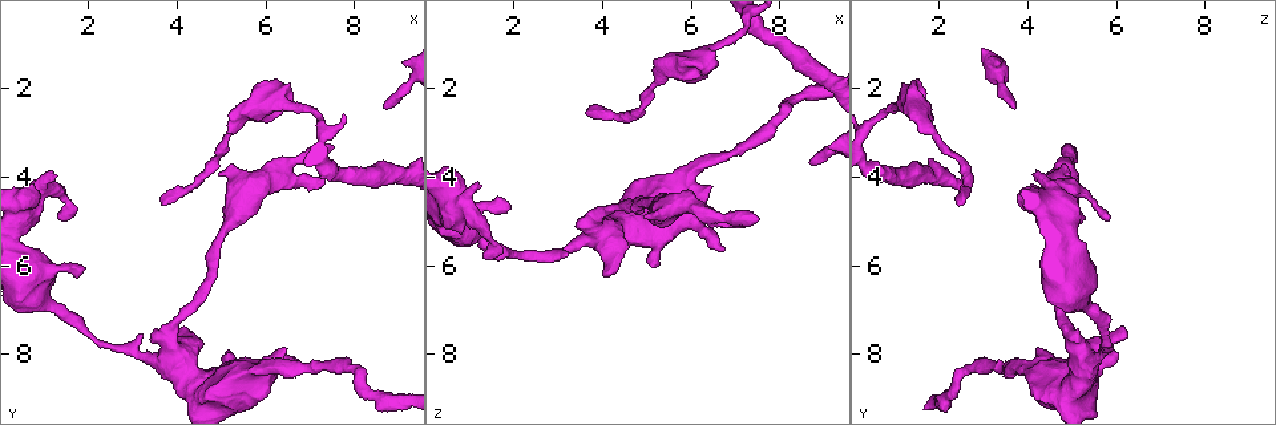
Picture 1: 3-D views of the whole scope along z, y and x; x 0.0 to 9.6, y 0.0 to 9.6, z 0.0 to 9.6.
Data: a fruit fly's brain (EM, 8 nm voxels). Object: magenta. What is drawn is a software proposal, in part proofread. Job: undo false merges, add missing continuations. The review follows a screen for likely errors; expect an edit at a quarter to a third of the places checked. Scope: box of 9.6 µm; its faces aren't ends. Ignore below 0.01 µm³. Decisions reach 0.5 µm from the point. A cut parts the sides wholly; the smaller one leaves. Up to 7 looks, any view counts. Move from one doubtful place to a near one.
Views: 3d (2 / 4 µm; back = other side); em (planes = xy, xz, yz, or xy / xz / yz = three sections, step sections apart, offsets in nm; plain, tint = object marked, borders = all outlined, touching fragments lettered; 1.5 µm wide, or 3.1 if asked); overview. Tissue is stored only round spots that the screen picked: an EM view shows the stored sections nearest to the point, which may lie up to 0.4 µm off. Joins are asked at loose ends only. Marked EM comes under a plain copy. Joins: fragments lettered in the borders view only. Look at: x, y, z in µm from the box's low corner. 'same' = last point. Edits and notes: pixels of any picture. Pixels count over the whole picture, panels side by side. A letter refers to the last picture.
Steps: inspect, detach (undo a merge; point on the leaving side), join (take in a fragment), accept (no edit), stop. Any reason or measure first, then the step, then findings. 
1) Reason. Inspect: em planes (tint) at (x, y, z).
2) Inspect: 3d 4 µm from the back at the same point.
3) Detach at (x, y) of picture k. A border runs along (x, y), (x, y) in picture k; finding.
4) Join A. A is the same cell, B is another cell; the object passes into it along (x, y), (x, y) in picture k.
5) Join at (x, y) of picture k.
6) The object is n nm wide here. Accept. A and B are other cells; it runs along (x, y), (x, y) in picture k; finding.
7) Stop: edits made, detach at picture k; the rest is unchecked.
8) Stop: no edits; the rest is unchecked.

An open end. Inspect: 3d 4 µm at (4.90, 3.90, 5.00).

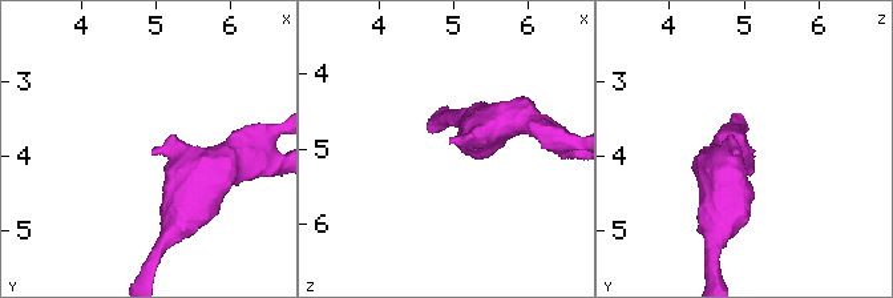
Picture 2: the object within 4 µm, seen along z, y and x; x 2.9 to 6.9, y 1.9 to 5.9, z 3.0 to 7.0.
Now the EM. Inspect: em planes (borders) at (4.90, 3.95, 4.95).

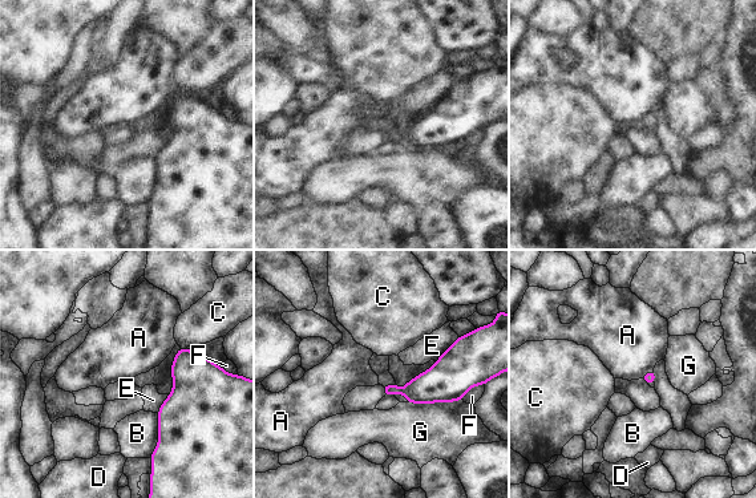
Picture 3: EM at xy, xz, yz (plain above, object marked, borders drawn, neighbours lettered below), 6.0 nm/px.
Accept. A, B, C, D, E, F and G are other cells; a border runs along (653, 369), (649, 369), (641, 377) in picture 3; none of them fits.

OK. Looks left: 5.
Branch stops here. Inspect: em planes (borders) at (7.50, 3.30, 4.95).

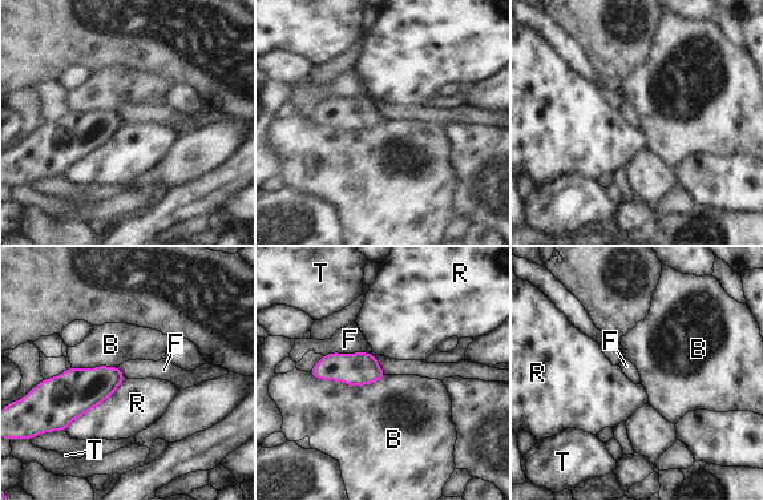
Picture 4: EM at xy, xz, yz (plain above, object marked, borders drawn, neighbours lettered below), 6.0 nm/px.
Accept. B, F, R and T are other cells; a border runs along (307, 373), (351, 386), (386, 375) in picture 4; none of them fits.

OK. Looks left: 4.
Branch stops here. Inspect: em xz step 4 (tint) at (4.00, 7.55, 6.15).

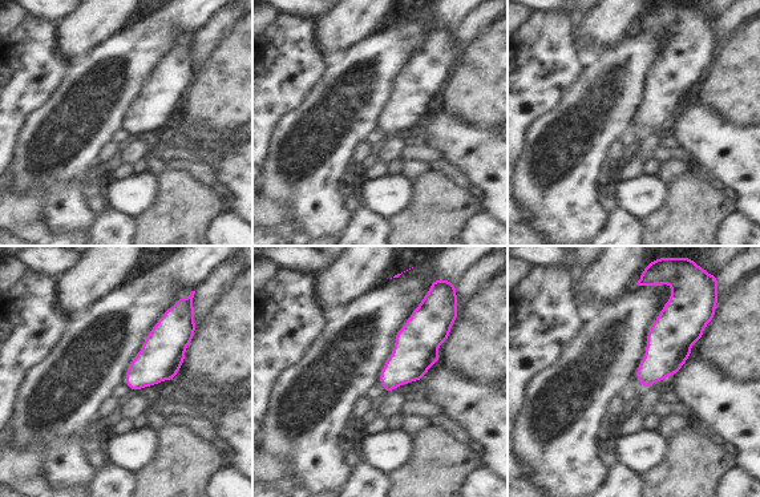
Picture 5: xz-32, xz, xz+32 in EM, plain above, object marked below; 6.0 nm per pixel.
Inspect: em planes (borders) at the same point.

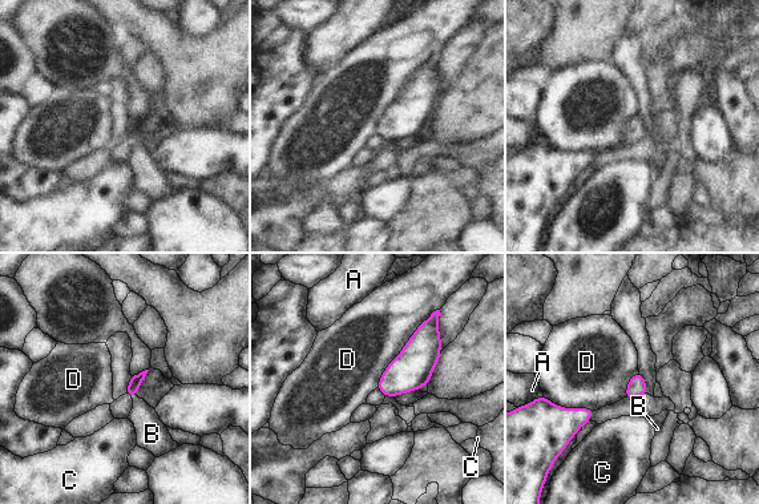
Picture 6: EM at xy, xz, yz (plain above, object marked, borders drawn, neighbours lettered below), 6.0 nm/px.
Accept. A, B, C and D are other cells; a border runs along (436, 309), (388, 363), (376, 387) in picture 6; no lettered fragment goes on from it.

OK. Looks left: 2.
Stop: no edits; the rest is unchecked.

